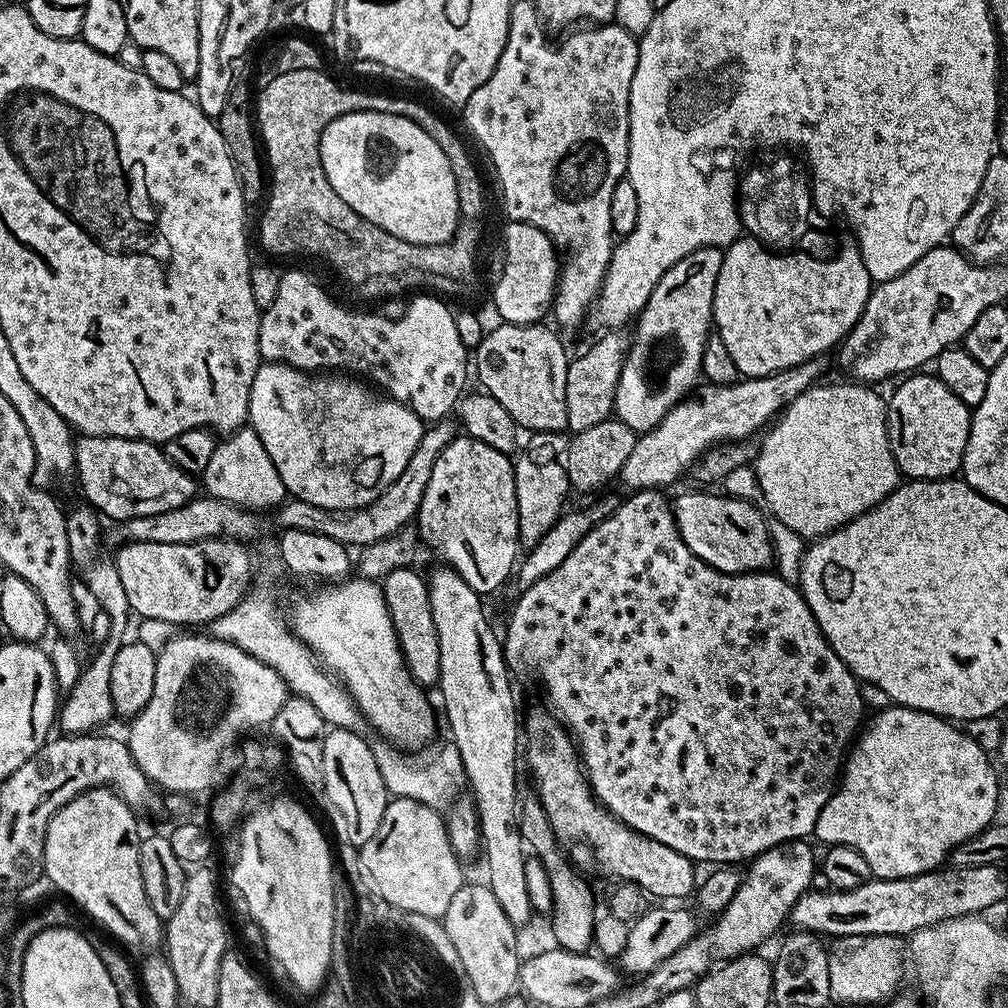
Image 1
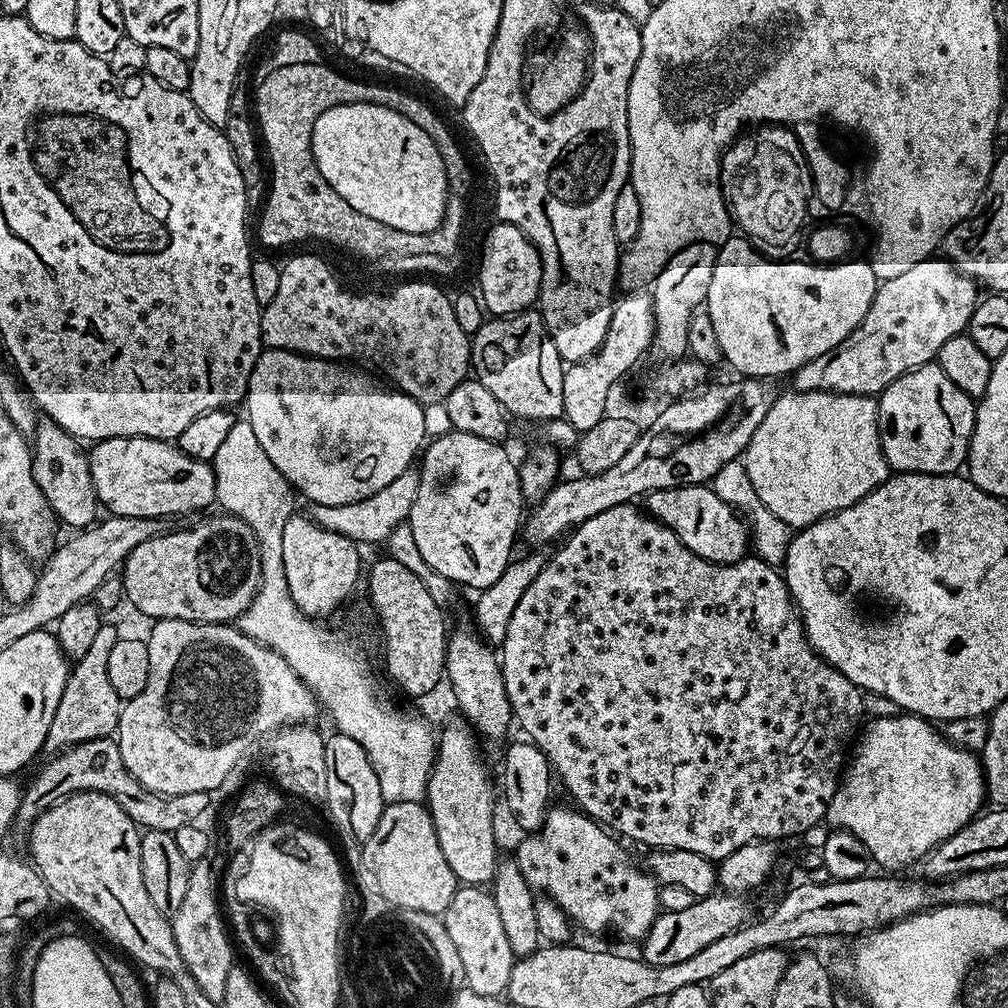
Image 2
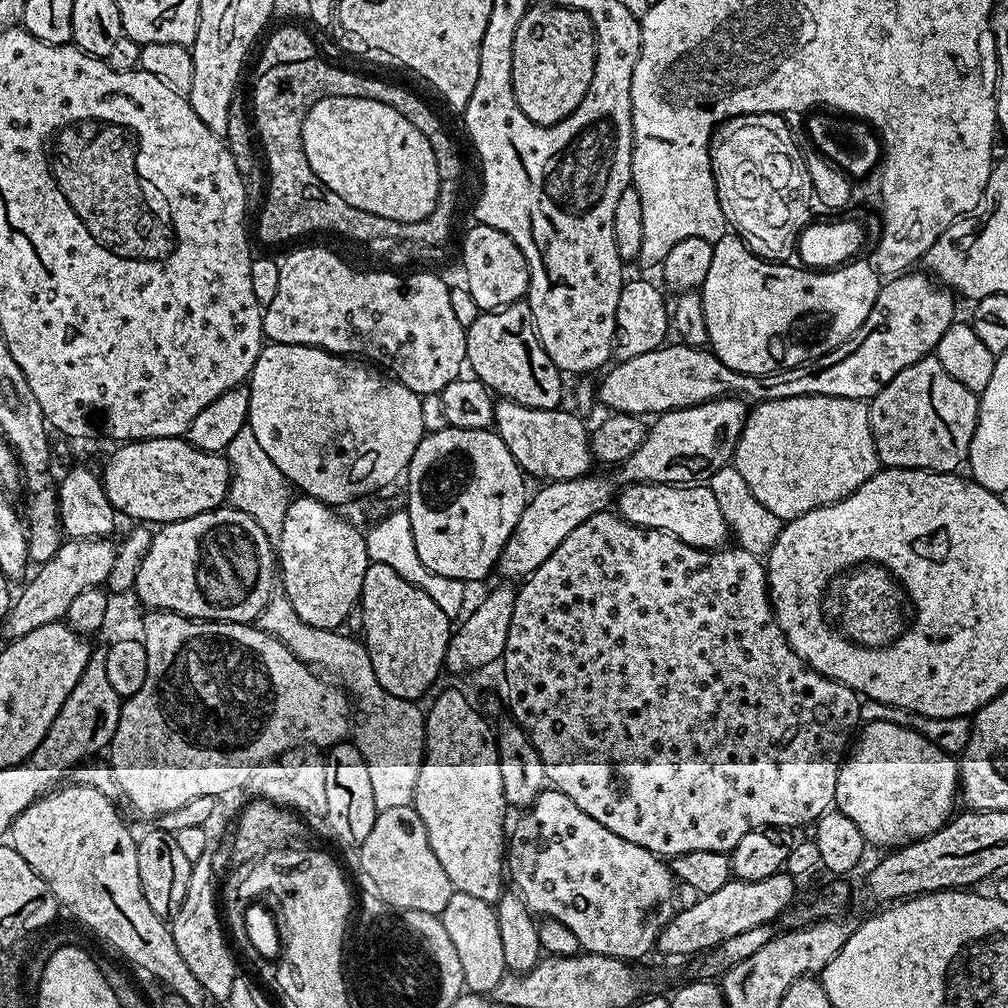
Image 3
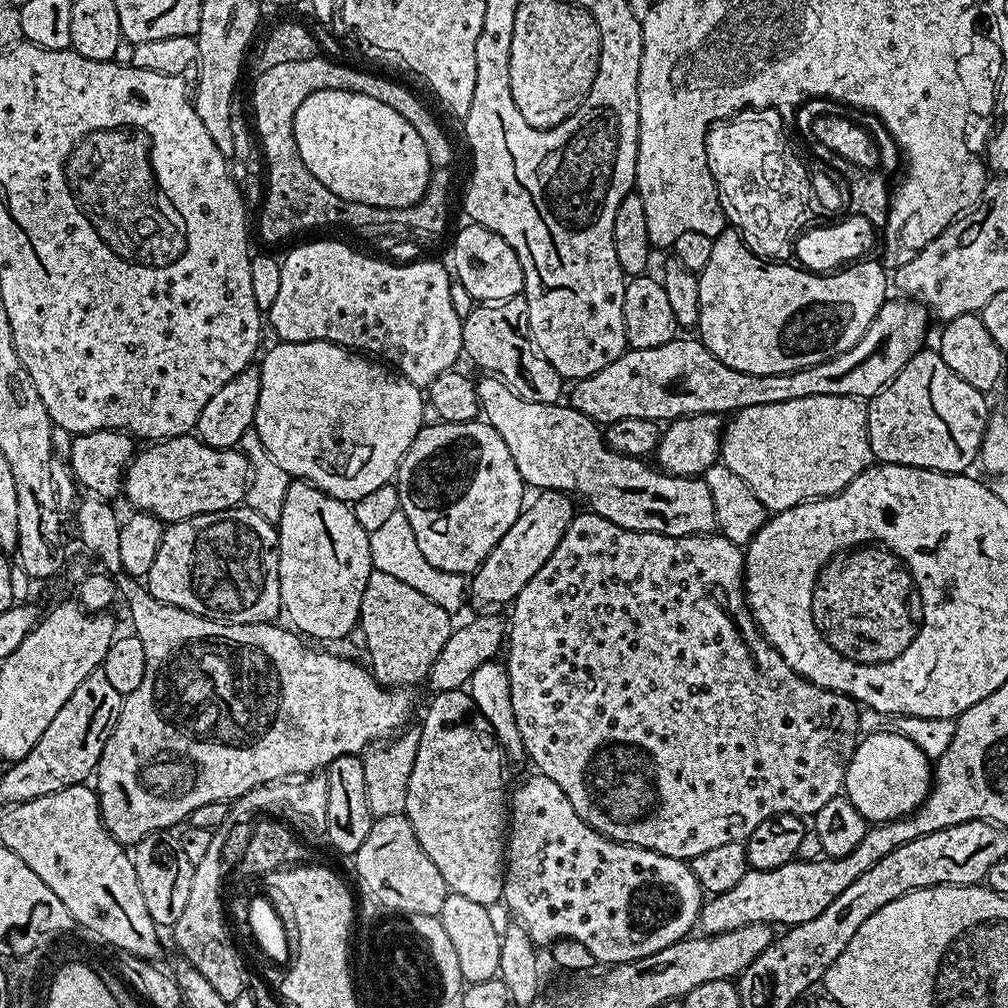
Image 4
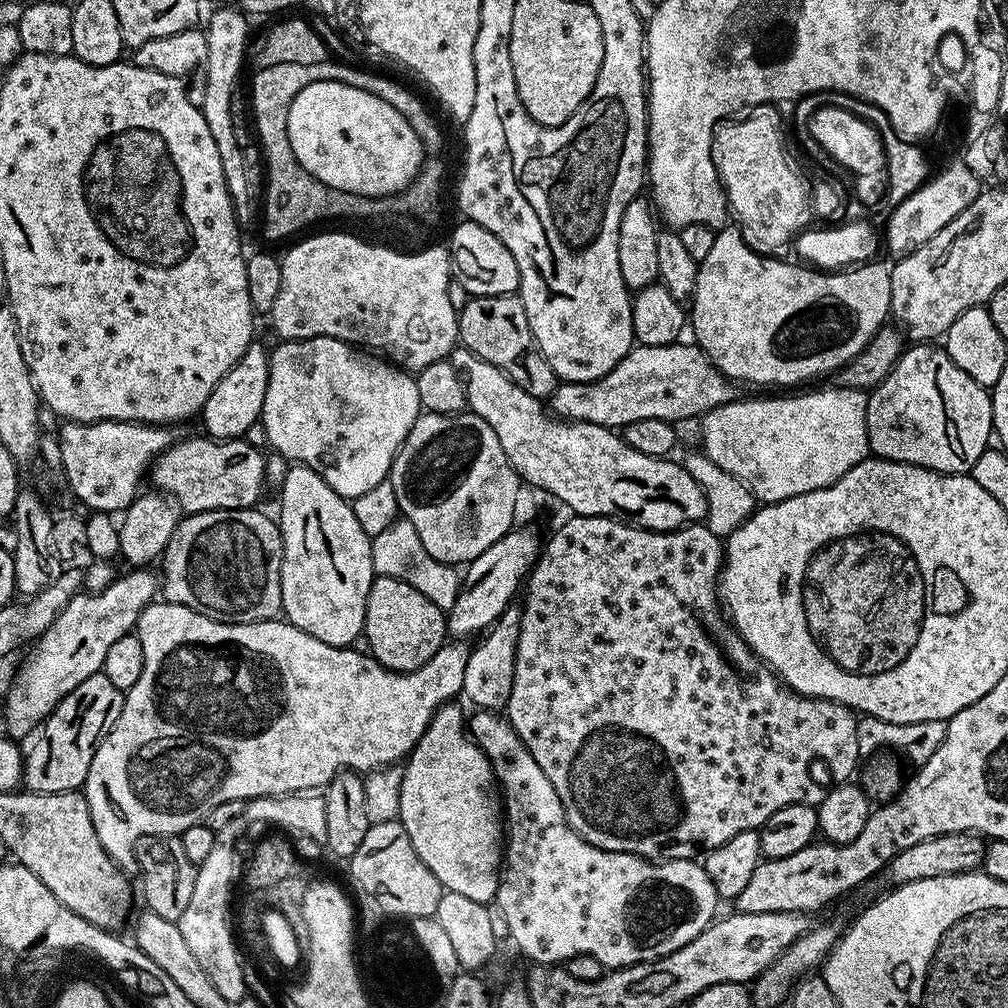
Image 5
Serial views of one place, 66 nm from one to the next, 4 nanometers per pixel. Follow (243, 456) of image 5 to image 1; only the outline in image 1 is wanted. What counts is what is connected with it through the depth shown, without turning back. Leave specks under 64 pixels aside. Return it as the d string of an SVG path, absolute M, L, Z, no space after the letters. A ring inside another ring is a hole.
M81 435L76 443L76 470L80 476L80 488L89 505L97 513L109 516L109 521L119 522L138 518L144 515L162 514L163 511L174 510L186 501L193 499L198 492L191 475L183 472L177 464L172 464L159 443L150 440L127 440L117 436L85 436Z

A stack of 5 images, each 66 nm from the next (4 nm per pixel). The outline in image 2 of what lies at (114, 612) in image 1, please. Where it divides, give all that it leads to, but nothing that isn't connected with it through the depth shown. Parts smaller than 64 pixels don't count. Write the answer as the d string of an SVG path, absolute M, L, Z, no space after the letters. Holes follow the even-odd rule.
M108 622L101 623L90 650L86 650L86 654L82 654L82 658L71 665L58 710L54 710L54 722L50 722L50 730L46 734L43 746L45 753L62 752L94 738L111 737L117 731L122 701L110 682L110 669L106 666L110 662L110 650L114 650L117 639L115 626Z

